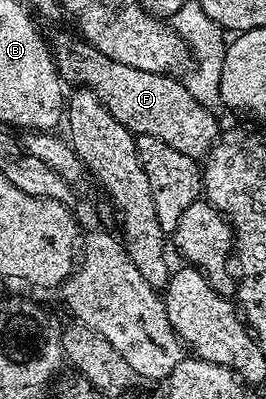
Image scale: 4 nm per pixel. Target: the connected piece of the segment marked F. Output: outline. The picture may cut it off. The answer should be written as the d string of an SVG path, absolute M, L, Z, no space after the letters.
M60 37L56 42L53 40L50 45L56 70L69 86L72 84L72 87L89 89L103 103L106 111L114 119L118 119L118 123L122 123L122 127L126 127L132 134L158 139L166 143L166 147L174 147L174 151L193 159L203 159L208 156L208 150L216 142L222 129L221 126L216 126L216 119L211 114L213 112L190 95L188 86L183 80L166 73L138 71L138 67L126 67L126 63L114 63L114 59L102 55L102 51L98 51L87 41L72 37Z

